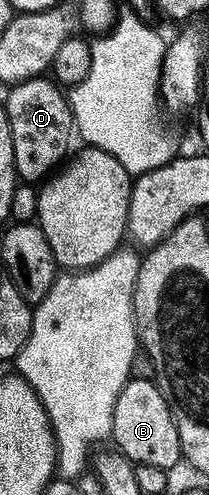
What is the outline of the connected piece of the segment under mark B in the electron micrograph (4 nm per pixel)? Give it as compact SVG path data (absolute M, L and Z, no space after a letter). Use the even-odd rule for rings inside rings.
M131 378L120 390L112 414L112 440L118 451L134 464L158 466L173 470L183 459L180 434L172 418L172 410L153 379Z

